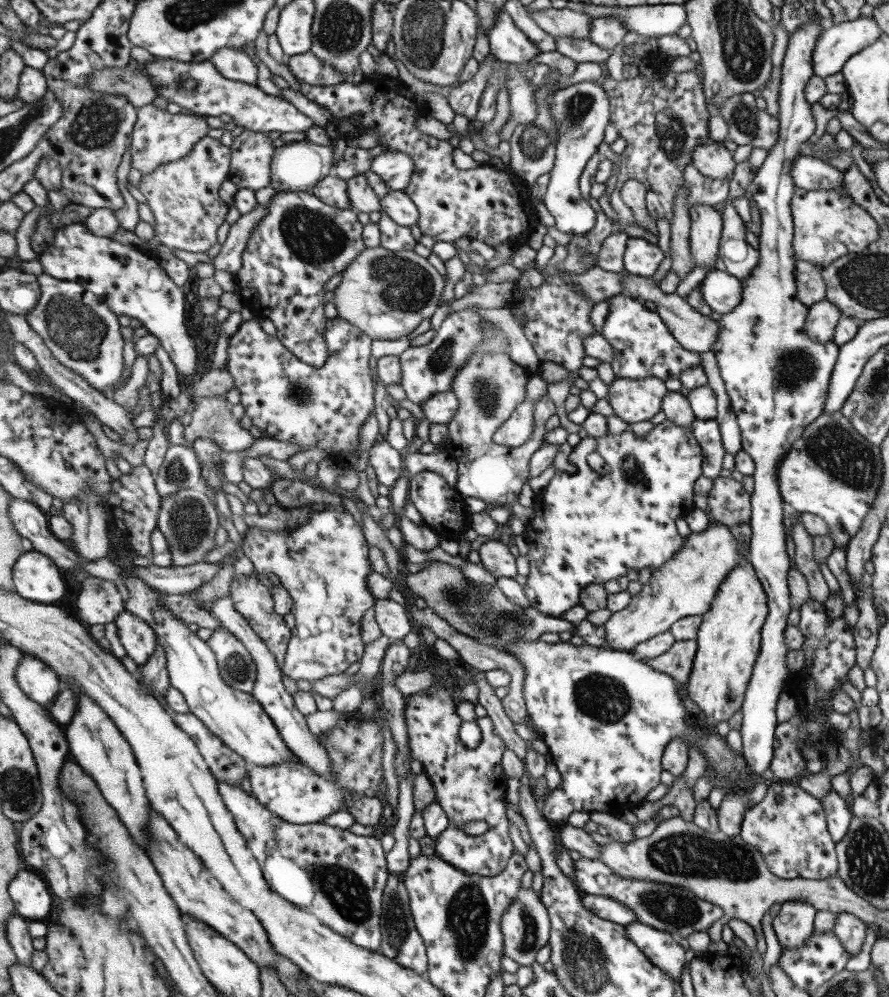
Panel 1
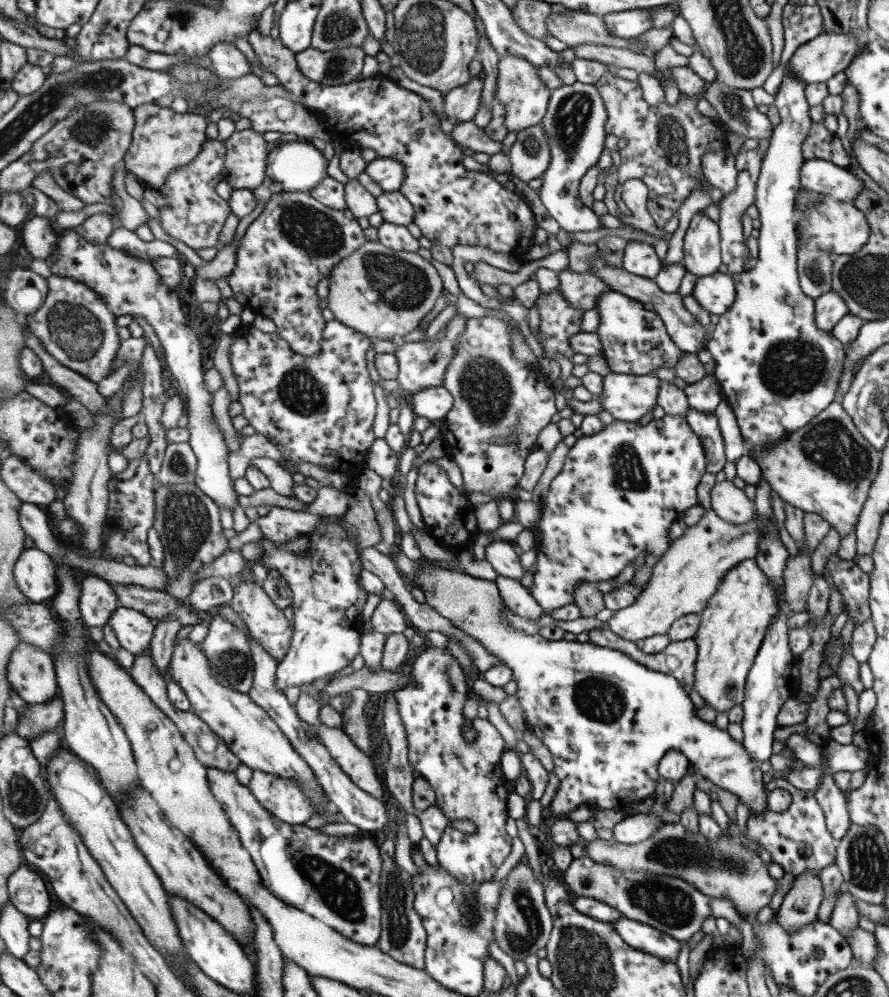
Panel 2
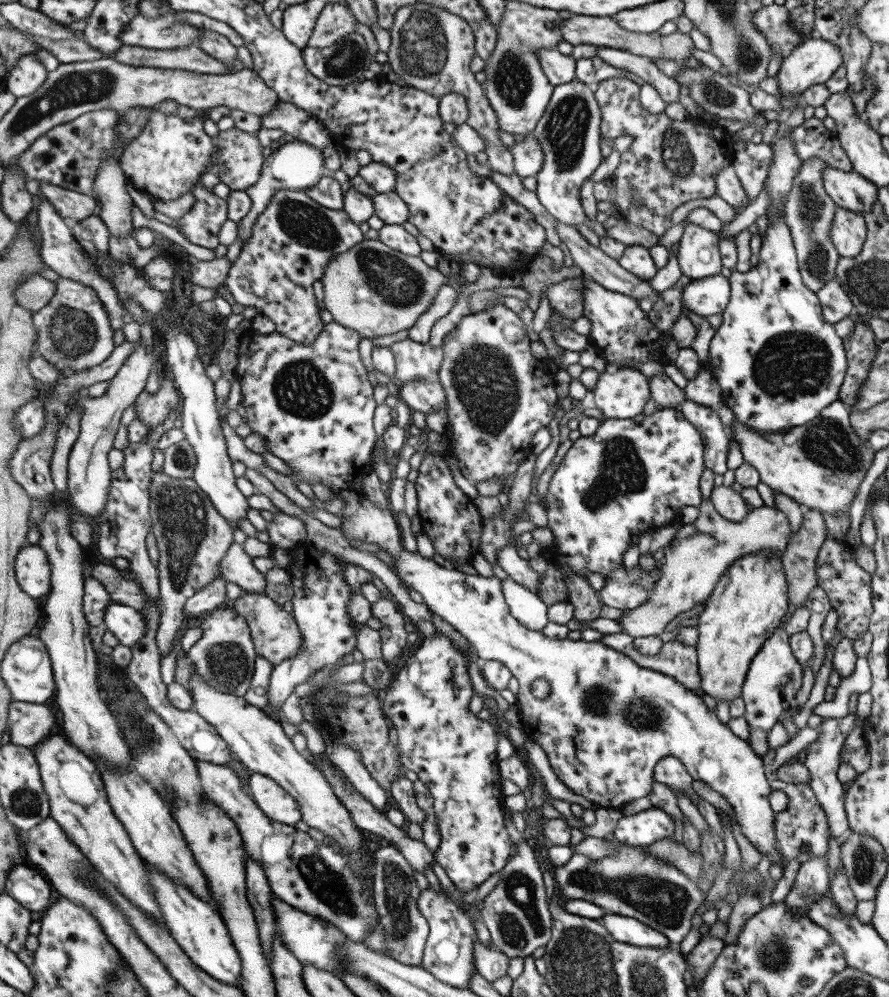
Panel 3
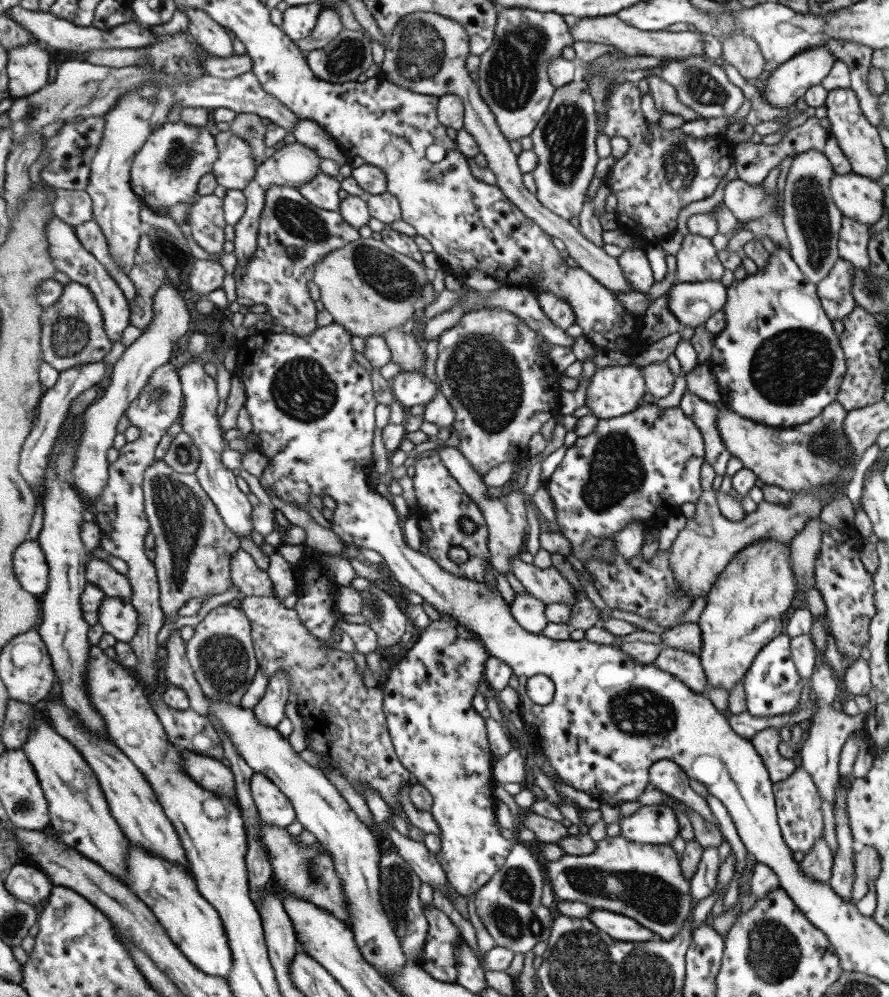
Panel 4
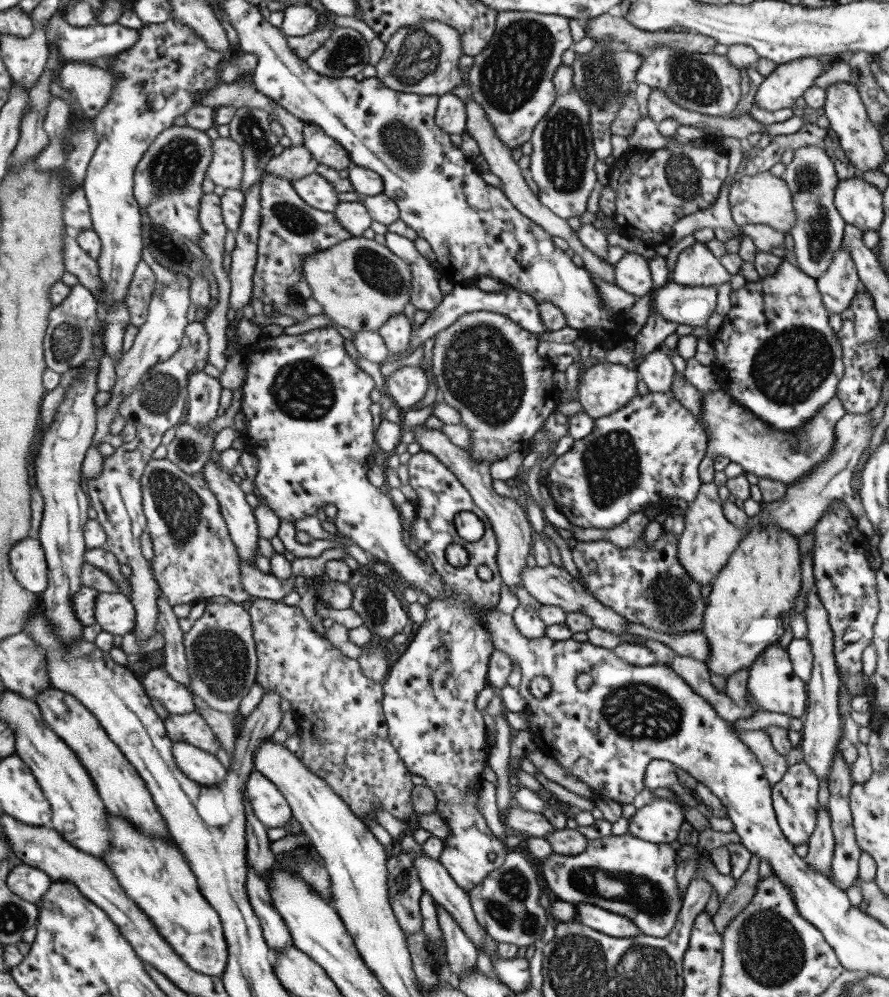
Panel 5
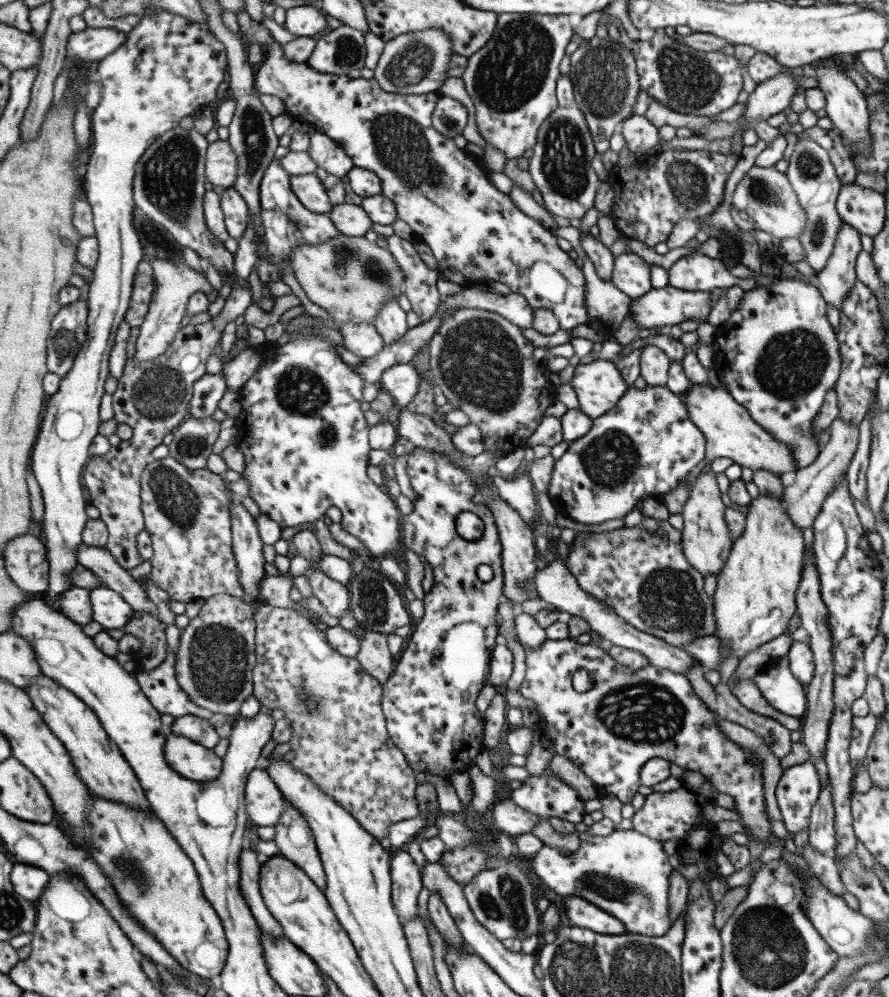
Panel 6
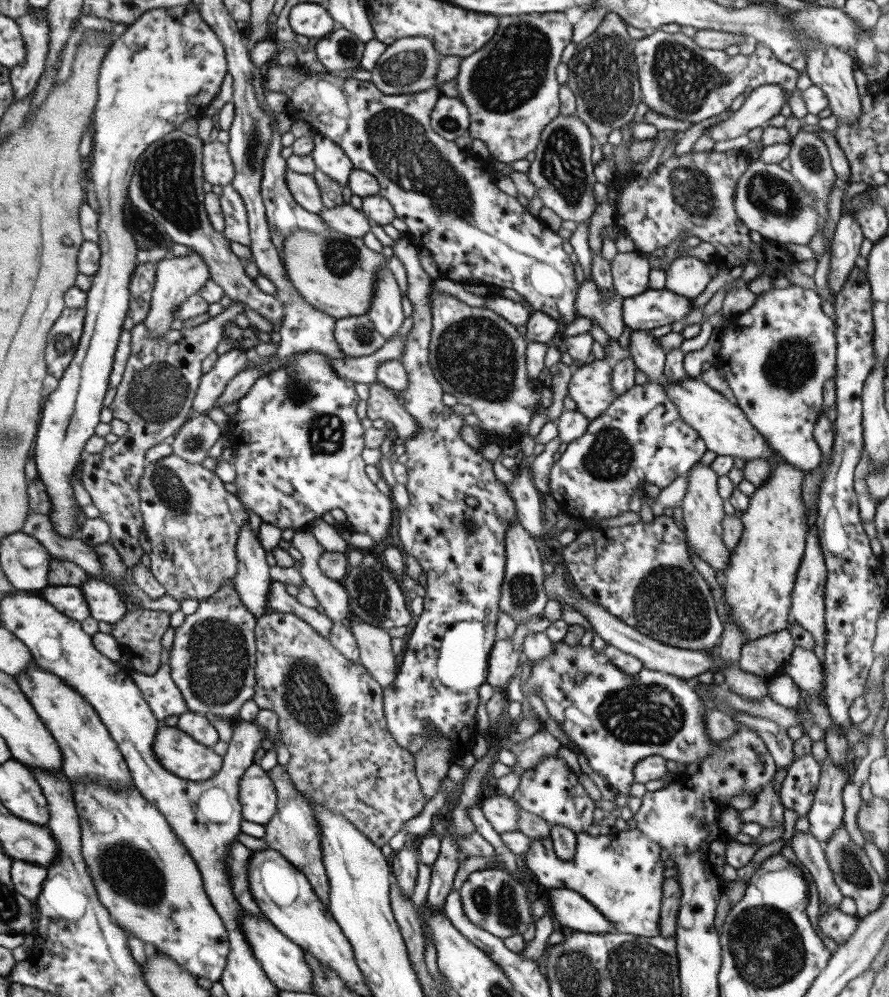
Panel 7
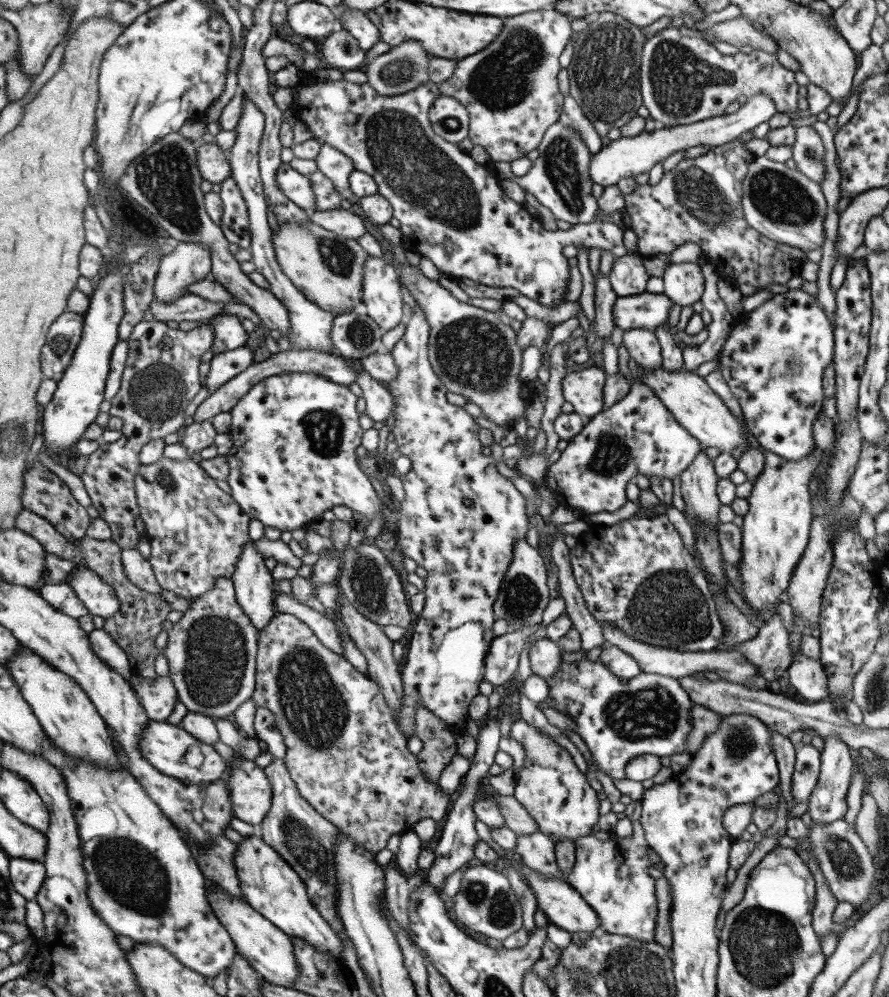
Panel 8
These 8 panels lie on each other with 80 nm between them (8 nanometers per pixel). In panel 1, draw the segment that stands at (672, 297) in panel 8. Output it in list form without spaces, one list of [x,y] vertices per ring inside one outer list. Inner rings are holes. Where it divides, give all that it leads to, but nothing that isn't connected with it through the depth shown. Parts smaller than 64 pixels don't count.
[[[694,204],[688,211],[689,248],[694,266],[711,266],[714,268],[718,256],[718,242],[722,229],[719,212],[708,204]]]

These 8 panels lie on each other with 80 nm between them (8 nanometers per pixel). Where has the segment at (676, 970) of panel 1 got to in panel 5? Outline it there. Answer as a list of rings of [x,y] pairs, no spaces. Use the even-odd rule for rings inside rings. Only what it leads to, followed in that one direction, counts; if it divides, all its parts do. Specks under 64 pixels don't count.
[[[575,903],[577,920],[593,930],[614,937],[634,937],[639,935],[639,929],[625,917],[602,910],[601,908]]]

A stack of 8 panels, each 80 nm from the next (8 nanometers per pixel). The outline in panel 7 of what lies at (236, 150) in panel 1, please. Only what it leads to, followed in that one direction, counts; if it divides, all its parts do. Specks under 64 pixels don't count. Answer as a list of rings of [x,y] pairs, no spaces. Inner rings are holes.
[[[213,141],[204,148],[204,177],[211,184],[221,187],[232,184],[236,177],[236,166],[228,144]]]

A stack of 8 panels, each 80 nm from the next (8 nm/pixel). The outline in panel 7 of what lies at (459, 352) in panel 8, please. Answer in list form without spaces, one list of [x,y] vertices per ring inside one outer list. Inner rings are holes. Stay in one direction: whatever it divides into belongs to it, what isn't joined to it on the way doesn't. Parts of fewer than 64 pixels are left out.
[[[433,282],[428,300],[431,313],[428,364],[433,378],[443,392],[456,398],[457,404],[470,407],[489,442],[501,448],[517,445],[519,434],[527,432],[532,416],[541,408],[541,391],[545,388],[537,378],[527,377],[524,336],[492,310],[469,307],[434,289]]]

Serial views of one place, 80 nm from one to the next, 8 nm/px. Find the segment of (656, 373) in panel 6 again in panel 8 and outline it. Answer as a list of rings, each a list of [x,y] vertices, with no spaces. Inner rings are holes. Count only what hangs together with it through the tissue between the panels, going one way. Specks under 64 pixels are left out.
[[[629,329],[622,334],[623,346],[638,367],[648,371],[661,368],[661,350],[653,331]]]

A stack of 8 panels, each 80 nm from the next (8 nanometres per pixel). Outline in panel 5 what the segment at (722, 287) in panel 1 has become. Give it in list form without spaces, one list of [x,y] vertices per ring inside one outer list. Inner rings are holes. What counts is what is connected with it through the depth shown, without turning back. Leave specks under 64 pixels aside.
[[[667,283],[652,292],[650,311],[677,325],[705,325],[715,310],[716,287]]]

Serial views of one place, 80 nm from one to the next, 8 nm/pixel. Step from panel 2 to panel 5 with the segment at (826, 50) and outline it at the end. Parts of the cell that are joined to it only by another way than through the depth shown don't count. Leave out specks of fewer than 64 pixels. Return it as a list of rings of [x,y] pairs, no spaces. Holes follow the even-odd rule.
[[[806,56],[776,67],[759,84],[753,102],[767,112],[789,108],[823,74],[818,56]]]

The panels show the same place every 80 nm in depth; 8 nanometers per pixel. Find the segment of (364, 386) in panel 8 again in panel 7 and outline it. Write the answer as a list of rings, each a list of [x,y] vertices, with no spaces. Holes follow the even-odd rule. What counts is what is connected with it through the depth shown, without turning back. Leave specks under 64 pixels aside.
[[[379,383],[367,384],[367,416],[369,421],[383,420],[393,430],[394,438],[399,441],[412,437],[419,432],[419,425],[411,415],[407,415],[399,399]]]

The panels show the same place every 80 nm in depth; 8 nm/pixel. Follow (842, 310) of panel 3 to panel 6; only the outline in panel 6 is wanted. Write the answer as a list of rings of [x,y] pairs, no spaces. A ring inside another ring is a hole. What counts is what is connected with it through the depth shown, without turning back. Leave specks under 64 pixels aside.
[[[841,221],[829,258],[813,277],[813,285],[824,301],[835,306],[836,309],[839,308],[841,299],[855,282],[854,264],[860,250],[859,232],[850,224]]]

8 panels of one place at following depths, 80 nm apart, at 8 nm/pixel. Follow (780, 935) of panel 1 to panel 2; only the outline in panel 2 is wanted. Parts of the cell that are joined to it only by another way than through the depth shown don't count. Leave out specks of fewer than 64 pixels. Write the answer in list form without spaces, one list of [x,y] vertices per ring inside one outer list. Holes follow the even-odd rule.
[[[805,872],[793,881],[793,888],[783,897],[783,902],[775,912],[776,921],[791,934],[799,927],[816,920],[823,887],[818,874]]]

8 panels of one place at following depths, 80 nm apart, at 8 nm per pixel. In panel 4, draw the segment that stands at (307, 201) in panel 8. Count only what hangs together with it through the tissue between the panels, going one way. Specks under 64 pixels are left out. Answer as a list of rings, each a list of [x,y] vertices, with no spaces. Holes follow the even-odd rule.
[[[319,172],[306,185],[298,189],[315,206],[321,207],[323,210],[338,210],[340,203],[340,199],[337,197],[337,191],[340,189],[339,179]]]

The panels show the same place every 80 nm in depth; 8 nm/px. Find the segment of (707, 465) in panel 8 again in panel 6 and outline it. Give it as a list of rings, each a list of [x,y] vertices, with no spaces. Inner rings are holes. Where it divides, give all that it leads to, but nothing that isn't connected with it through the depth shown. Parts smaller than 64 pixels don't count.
[[[703,471],[691,484],[689,497],[682,506],[683,527],[681,531],[681,550],[687,562],[704,577],[717,574],[729,556],[732,542],[728,526],[724,521],[723,503],[712,471]]]

